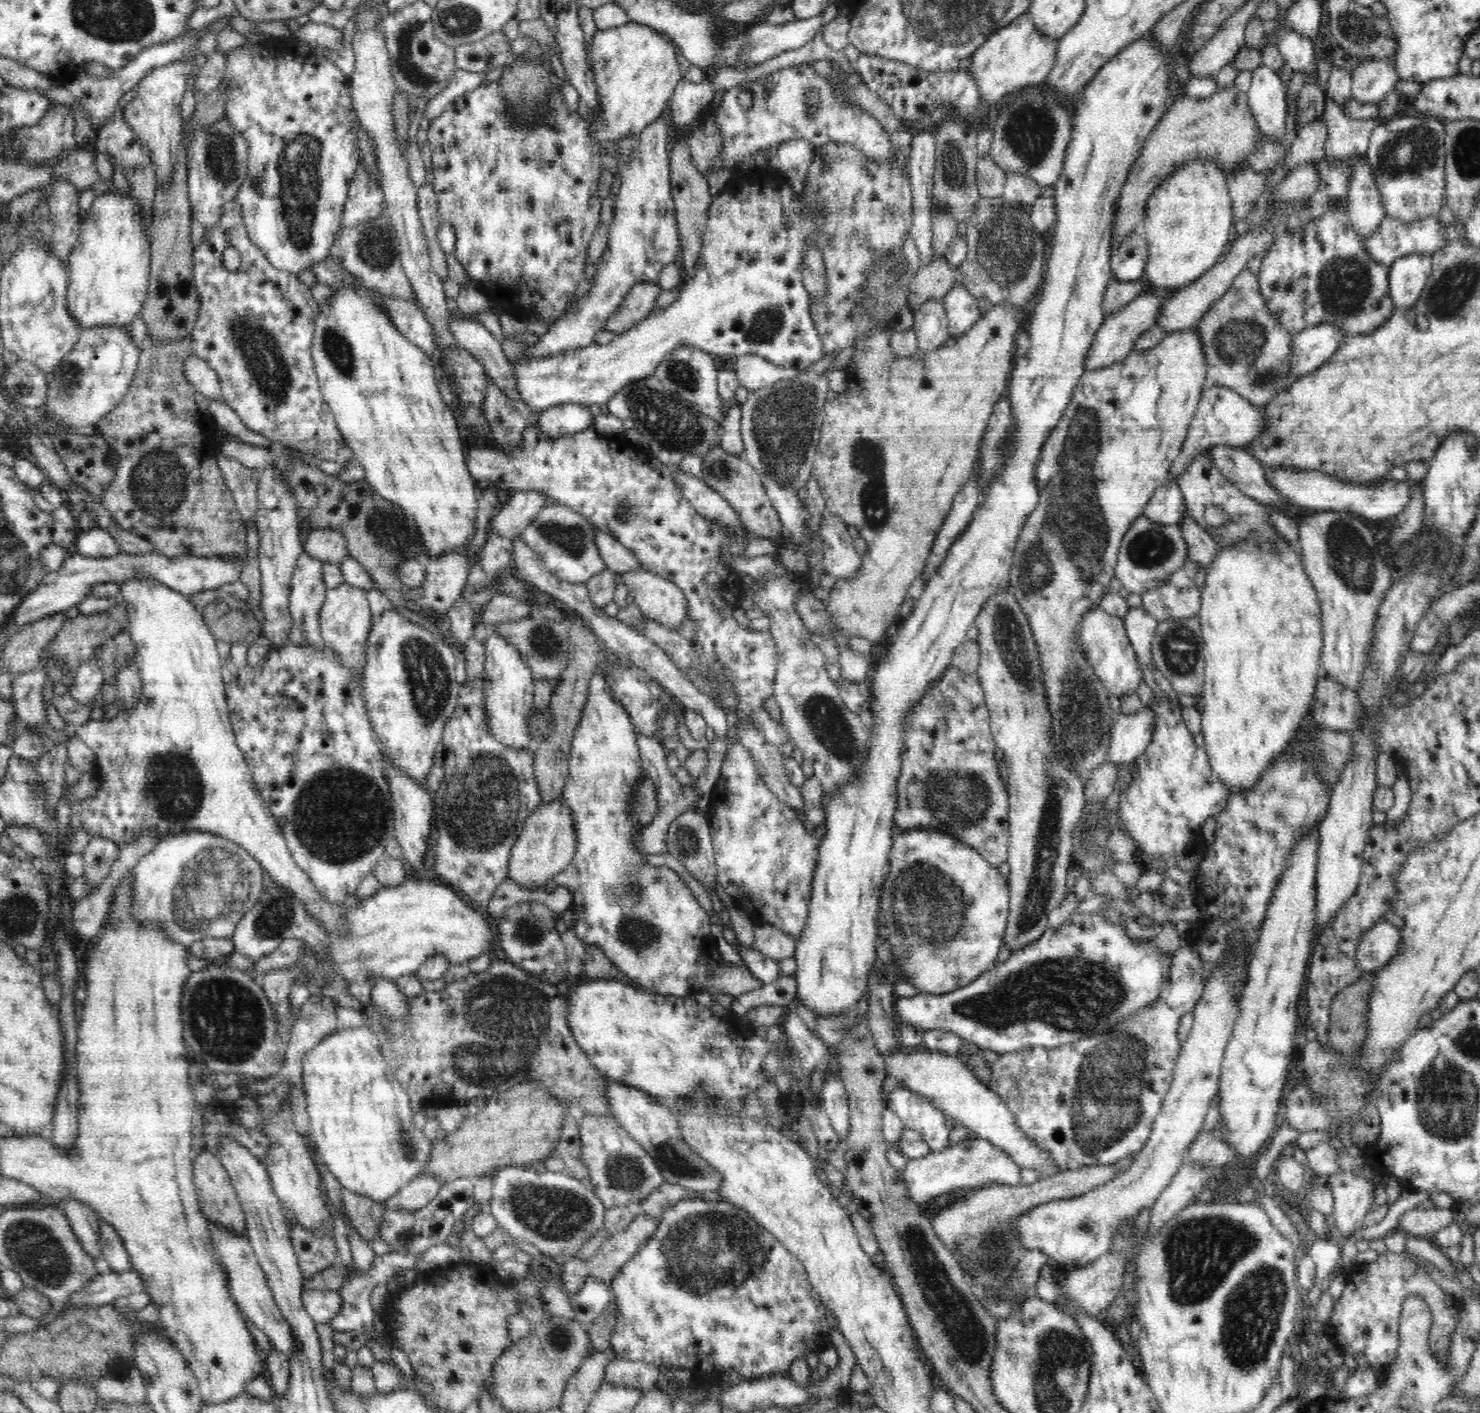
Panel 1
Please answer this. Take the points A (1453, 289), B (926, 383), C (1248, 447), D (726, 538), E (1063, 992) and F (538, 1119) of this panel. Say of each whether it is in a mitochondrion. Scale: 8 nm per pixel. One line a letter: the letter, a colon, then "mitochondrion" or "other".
A: mitochondrion
B: other
C: other
D: other
E: mitochondrion
F: other

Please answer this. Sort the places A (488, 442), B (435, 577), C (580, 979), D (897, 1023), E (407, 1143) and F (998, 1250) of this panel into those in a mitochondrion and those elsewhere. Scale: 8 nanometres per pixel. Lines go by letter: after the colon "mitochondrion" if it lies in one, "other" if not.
A: other
B: other
C: other
D: other
E: mitochondrion
F: mitochondrion

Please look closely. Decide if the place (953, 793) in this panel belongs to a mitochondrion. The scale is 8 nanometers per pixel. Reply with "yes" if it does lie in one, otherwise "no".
yes

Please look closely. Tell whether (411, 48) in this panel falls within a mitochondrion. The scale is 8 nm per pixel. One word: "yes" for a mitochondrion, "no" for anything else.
yes

